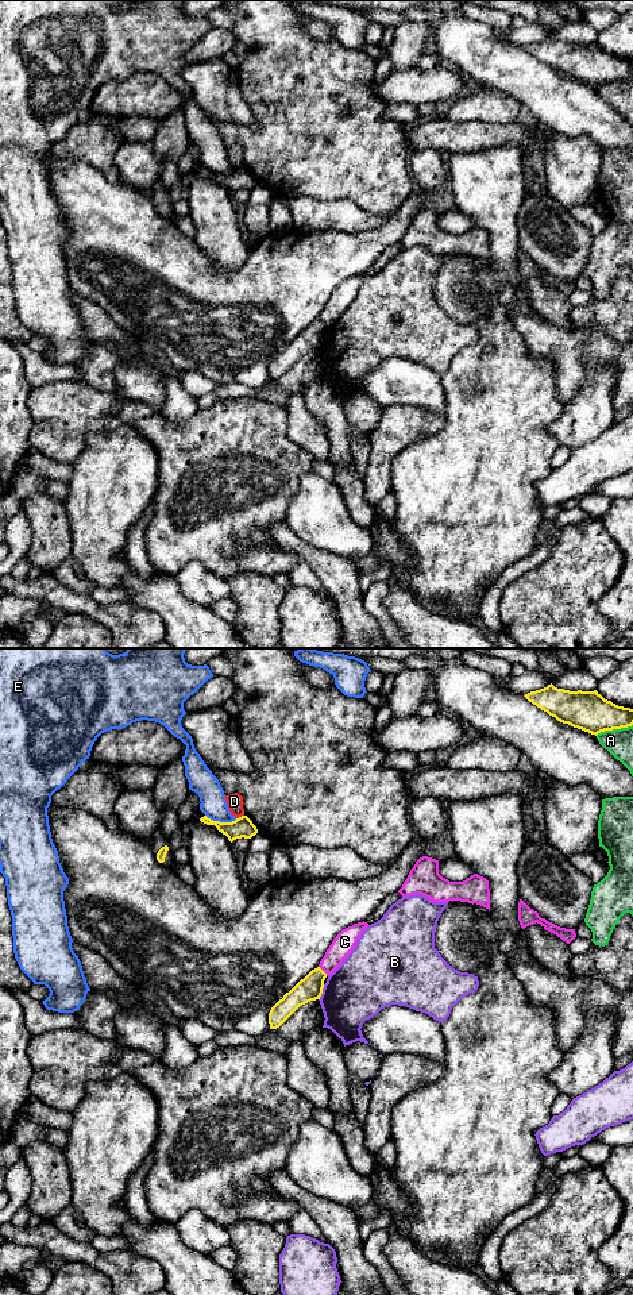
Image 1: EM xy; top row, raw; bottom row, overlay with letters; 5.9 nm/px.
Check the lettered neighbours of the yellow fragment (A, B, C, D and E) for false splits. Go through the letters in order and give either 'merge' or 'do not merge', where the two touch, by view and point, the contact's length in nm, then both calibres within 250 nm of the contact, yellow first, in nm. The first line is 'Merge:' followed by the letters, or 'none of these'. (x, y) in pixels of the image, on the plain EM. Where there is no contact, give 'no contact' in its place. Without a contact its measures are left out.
Merge: none of these
A: do not merge | xy (613, 80) | 240 nm | 240/160 nm
B: do not merge | xy (321, 345) | 100 nm | 140/360 nm
C: do not merge | xy (323, 323) | 80 nm | 140/120 nm
D: do not merge | xy (239, 169) | 50 nm | 120/100 nm
E: do not merge | xy (222, 174) | 190 nm | 120/160 nm

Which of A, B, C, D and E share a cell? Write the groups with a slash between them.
A C / B / D / E

